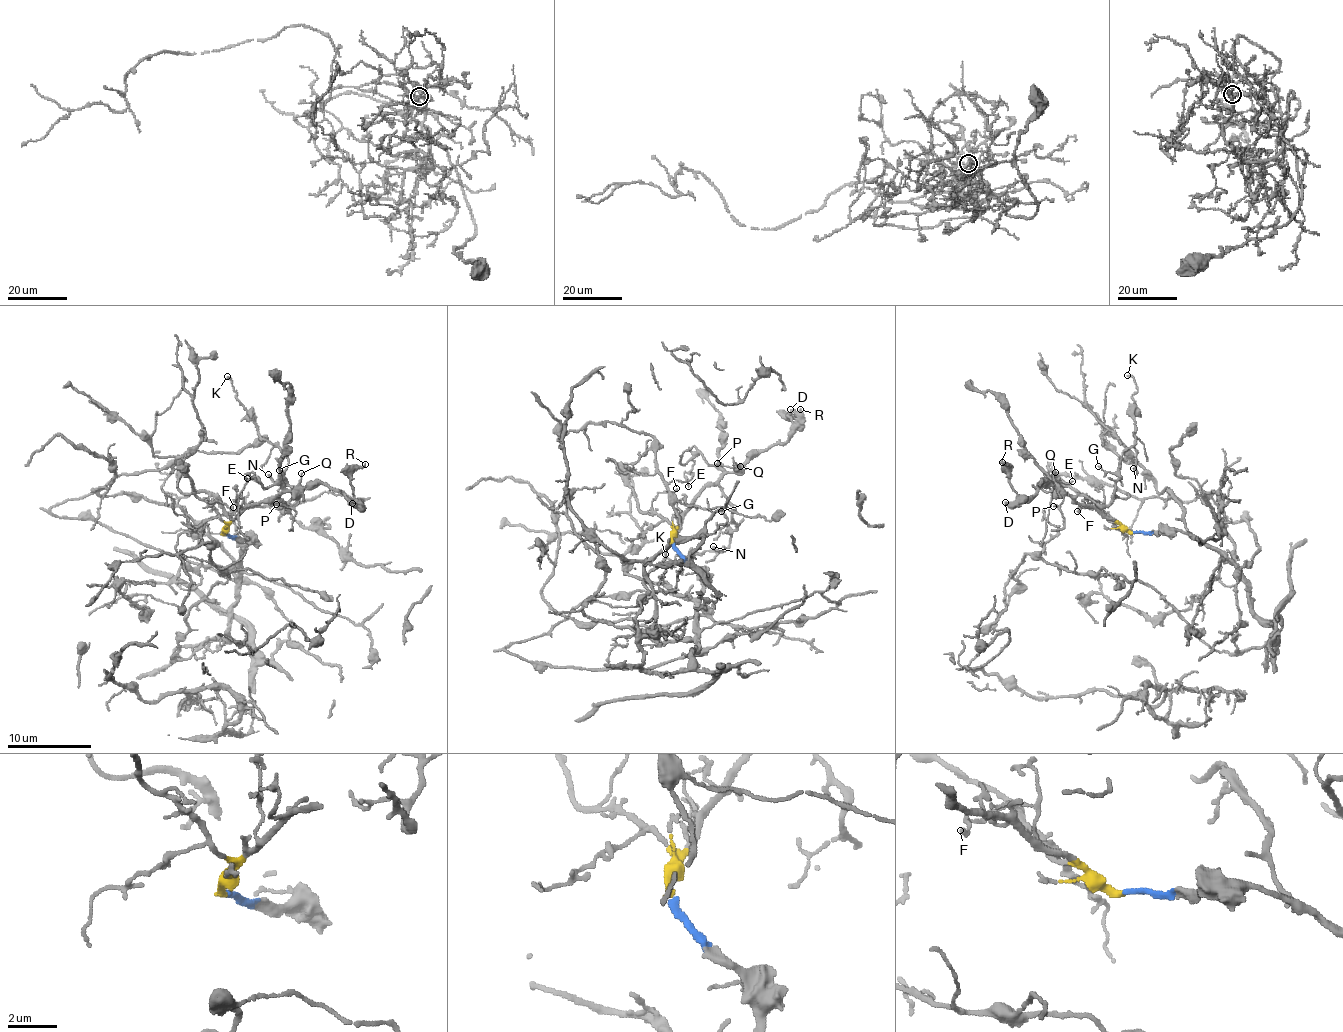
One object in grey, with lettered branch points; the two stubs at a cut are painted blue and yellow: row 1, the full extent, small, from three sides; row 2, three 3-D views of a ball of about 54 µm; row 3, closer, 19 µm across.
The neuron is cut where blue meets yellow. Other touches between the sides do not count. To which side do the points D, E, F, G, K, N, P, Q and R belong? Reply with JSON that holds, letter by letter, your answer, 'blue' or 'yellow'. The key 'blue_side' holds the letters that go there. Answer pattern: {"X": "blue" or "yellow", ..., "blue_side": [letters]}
{"D": "yellow", "E": "yellow", "F": "yellow", "G": "yellow", "K": "yellow", "N": "yellow", "P": "yellow", "Q": "yellow", "R": "yellow", "blue_side": []}

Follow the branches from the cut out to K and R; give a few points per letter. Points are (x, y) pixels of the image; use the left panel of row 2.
K: (224, 535), (246, 507), (278, 498), (287, 511), (291, 487), (284, 470), (288, 457), (258, 432), (227, 377)
R: (224, 535), (246, 507), (270, 501), (284, 491), (321, 483), (352, 499), (351, 475), (364, 464)

